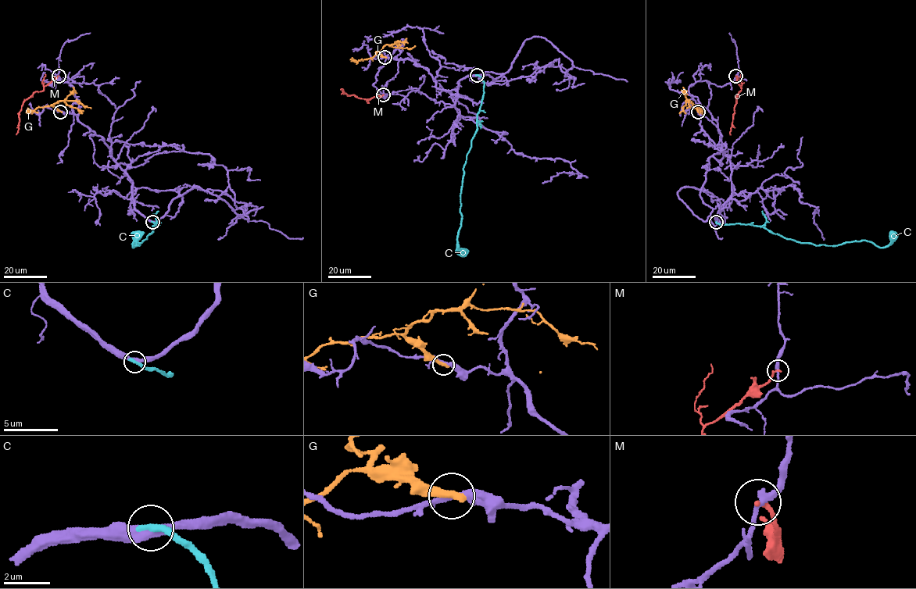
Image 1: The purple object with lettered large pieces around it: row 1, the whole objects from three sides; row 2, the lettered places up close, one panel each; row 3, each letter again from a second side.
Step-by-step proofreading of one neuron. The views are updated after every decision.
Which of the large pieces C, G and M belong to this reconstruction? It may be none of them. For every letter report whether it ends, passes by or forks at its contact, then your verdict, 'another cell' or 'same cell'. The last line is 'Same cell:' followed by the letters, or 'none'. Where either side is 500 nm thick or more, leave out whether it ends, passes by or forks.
C: it ends there; same cell
G: it ends there; another cell
M: it ends there; another cell
Same cell: C

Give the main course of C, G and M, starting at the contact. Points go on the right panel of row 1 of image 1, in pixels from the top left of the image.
C: (716, 222), (762, 226), (796, 242), (817, 245), (867, 240), (885, 247), (890, 242), (893, 232)
G: (698, 112), (692, 103), (685, 100), (689, 101), (686, 108)
M: (735, 76), (741, 90), (735, 97), (731, 134)

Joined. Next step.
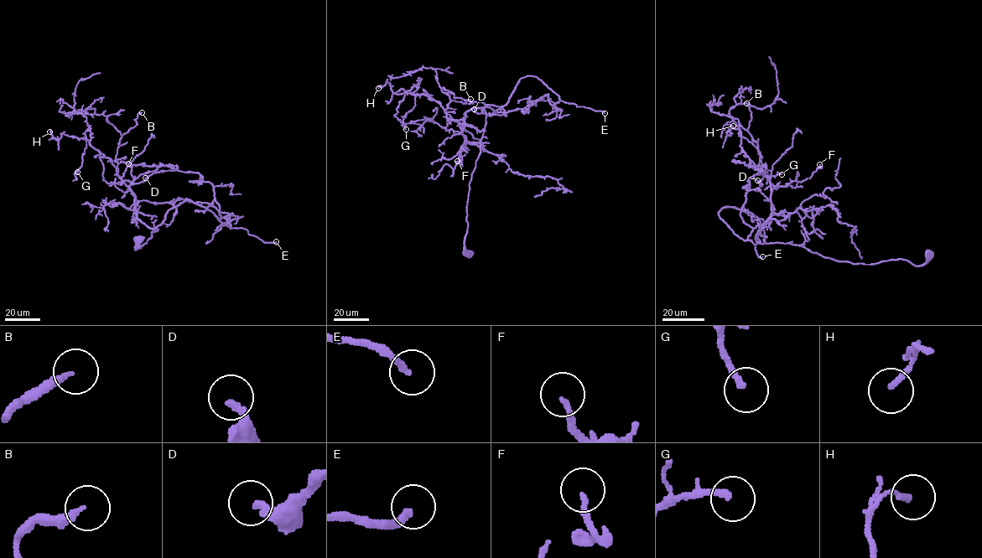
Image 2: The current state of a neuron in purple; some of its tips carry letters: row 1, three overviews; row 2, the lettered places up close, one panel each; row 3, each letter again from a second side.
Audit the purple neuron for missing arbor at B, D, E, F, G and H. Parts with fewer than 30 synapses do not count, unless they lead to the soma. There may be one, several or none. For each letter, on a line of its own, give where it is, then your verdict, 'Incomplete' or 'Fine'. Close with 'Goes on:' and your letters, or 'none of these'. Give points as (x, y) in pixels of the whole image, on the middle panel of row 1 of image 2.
B: Place: (470, 99). Fine
D: Place: (474, 109). Fine
E: Place: (605, 113). Incomplete
F: Place: (457, 161). Fine
G: Place: (406, 129). Fine
H: Place: (378, 88). Fine
Goes on: E

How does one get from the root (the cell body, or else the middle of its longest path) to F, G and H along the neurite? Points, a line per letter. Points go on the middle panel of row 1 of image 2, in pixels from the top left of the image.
F: (467, 252), (469, 184), (485, 121), (481, 108), (468, 110), (464, 121), (458, 121), (466, 142), (457, 161)
G: (467, 252), (469, 184), (485, 112), (474, 108), (464, 121), (449, 120), (439, 101), (417, 95), (406, 129)
H: (467, 252), (485, 111), (449, 120), (424, 95), (378, 88)

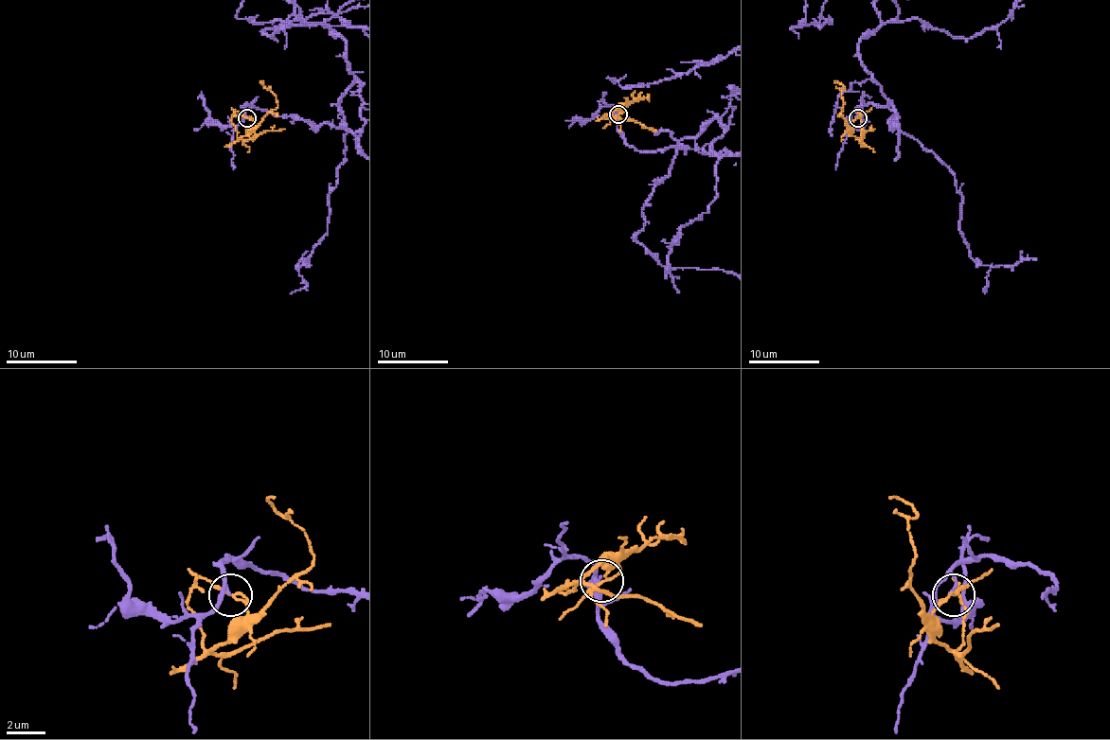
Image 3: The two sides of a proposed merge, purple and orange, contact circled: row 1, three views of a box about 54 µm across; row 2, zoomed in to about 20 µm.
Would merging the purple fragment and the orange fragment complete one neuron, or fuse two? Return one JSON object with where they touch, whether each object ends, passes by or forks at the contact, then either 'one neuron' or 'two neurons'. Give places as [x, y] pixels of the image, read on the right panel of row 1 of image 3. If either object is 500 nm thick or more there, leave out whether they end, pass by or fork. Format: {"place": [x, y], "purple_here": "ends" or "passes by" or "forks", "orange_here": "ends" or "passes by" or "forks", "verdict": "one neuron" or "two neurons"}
{"place": [857, 117], "purple_here": "ends", "orange_here": "passes by", "verdict": "two neurons"}

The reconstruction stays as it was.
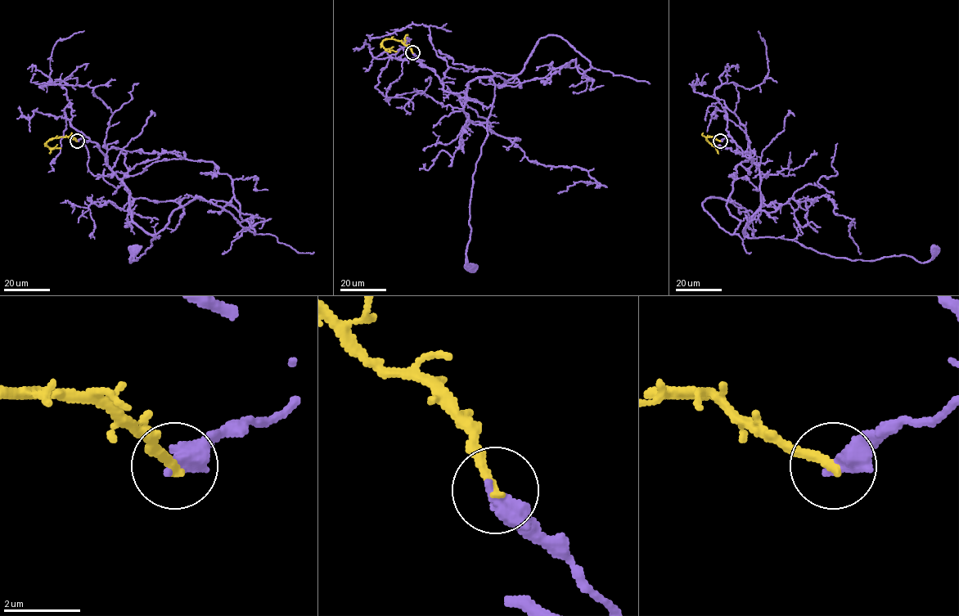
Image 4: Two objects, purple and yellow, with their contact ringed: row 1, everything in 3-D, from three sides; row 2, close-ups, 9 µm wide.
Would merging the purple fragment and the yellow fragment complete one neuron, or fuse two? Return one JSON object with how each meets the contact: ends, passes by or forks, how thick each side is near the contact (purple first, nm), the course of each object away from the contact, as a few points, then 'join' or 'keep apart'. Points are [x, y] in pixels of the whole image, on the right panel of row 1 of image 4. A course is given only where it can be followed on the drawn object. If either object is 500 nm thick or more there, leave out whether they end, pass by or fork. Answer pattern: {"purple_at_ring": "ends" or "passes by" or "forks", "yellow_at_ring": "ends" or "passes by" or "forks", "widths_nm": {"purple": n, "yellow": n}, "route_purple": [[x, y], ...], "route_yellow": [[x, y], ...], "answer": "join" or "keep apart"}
{"widths_nm": {"purple": 500, "yellow": 240}, "route_purple": [[720, 141], [730, 136], [758, 168], [760, 208], [745, 236], [853, 260], [926, 263], [933, 249]], "route_yellow": [[720, 141], [706, 138], [718, 148]], "answer": "keep apart"}

